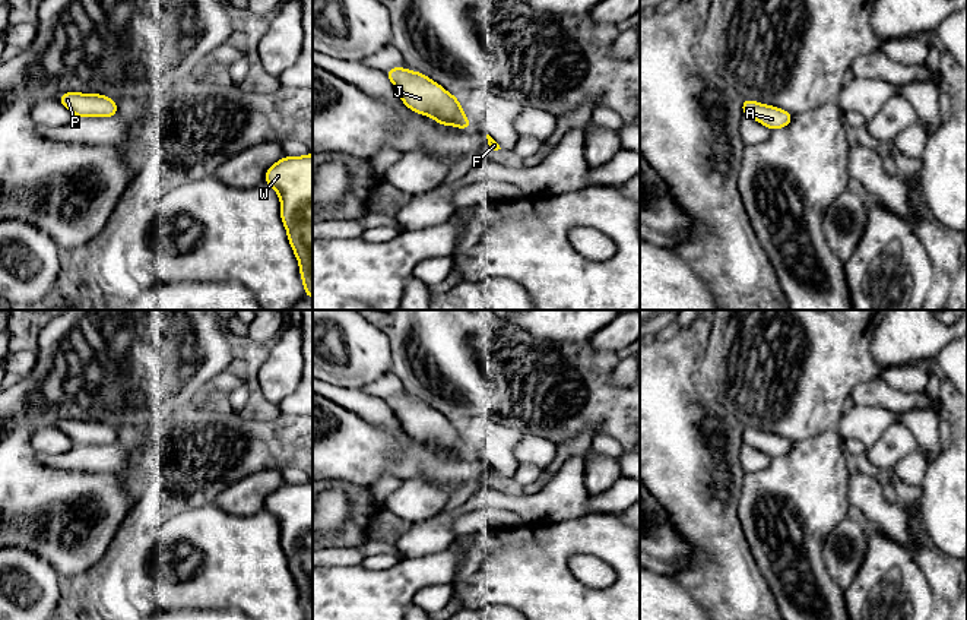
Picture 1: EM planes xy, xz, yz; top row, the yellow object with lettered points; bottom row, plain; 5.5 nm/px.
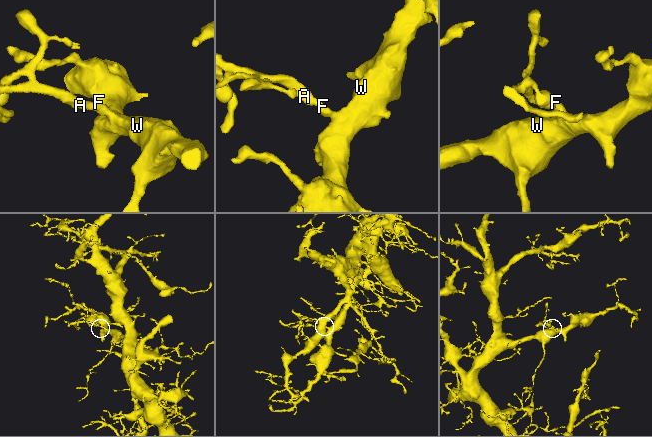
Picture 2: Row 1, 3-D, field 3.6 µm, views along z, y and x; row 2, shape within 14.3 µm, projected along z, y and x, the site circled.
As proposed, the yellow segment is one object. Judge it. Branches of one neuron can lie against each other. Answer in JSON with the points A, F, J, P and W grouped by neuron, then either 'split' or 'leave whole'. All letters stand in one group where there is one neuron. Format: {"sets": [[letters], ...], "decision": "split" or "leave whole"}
{"sets": [["A", "F", "J", "P", "W"]], "decision": "leave whole"}

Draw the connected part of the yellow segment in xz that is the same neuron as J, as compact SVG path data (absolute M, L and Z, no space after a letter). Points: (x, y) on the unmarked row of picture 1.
M391 395L386 402L403 431L418 442L428 443L443 453L469 456L473 453L463 440L457 426L424 401L405 395Z

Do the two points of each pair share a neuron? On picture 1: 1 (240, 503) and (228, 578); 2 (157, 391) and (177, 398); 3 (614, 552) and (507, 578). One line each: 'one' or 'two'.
1: two
2: one
3: one

